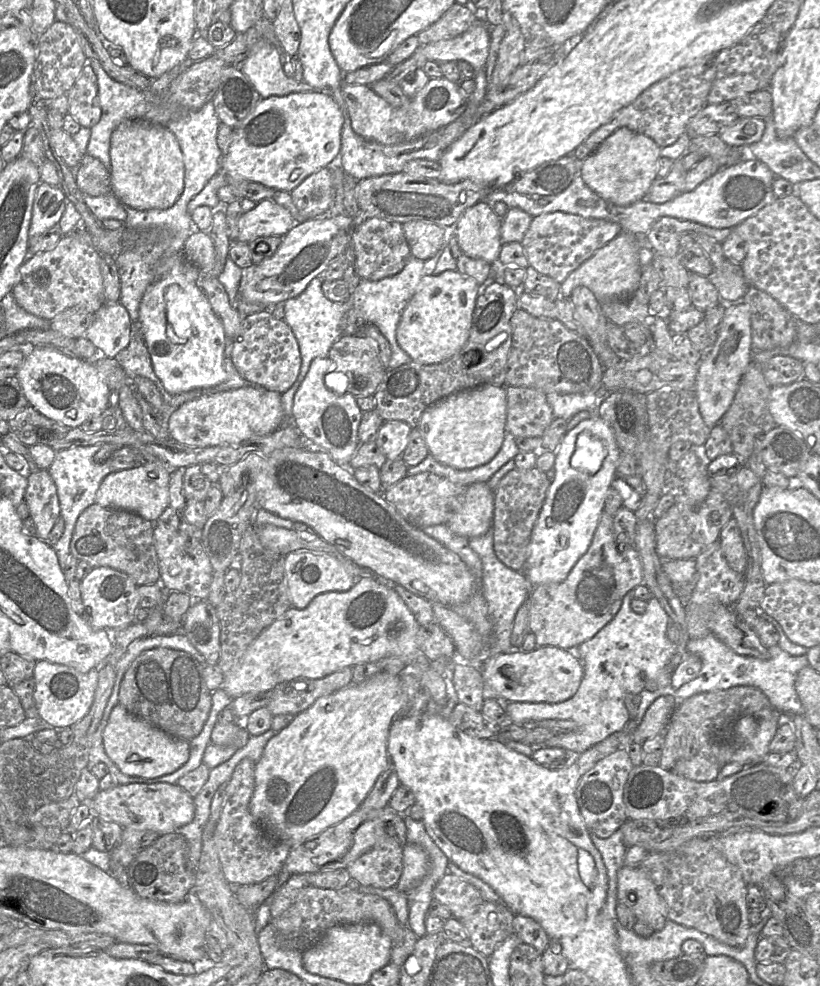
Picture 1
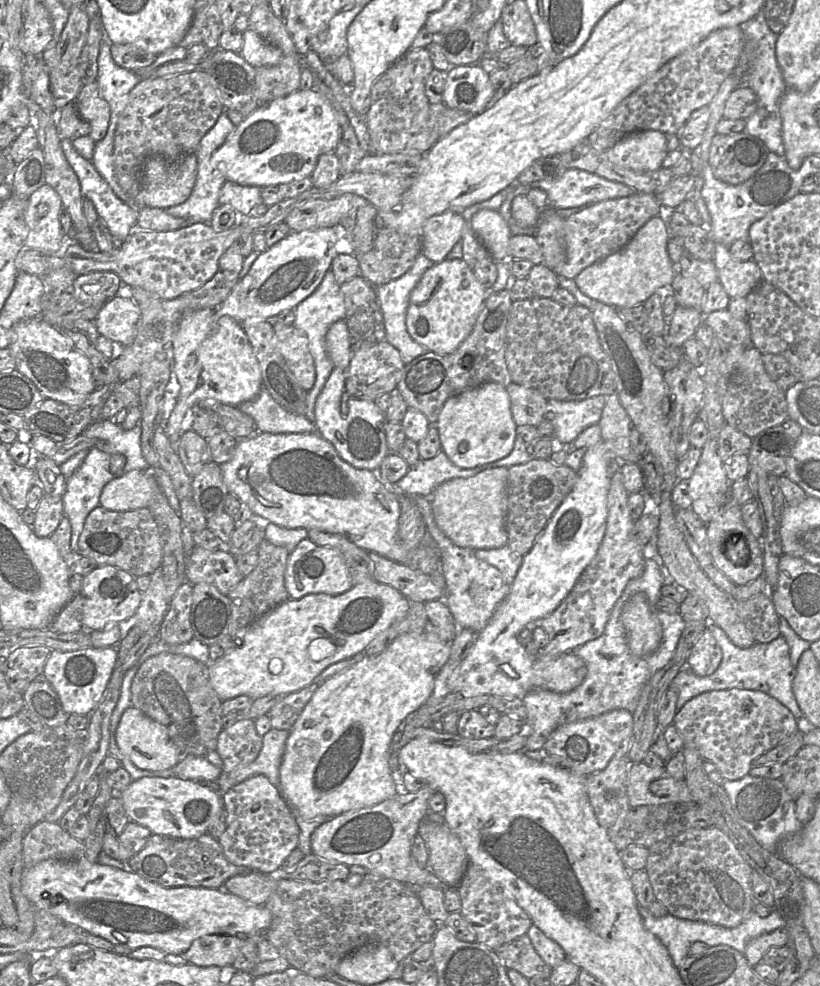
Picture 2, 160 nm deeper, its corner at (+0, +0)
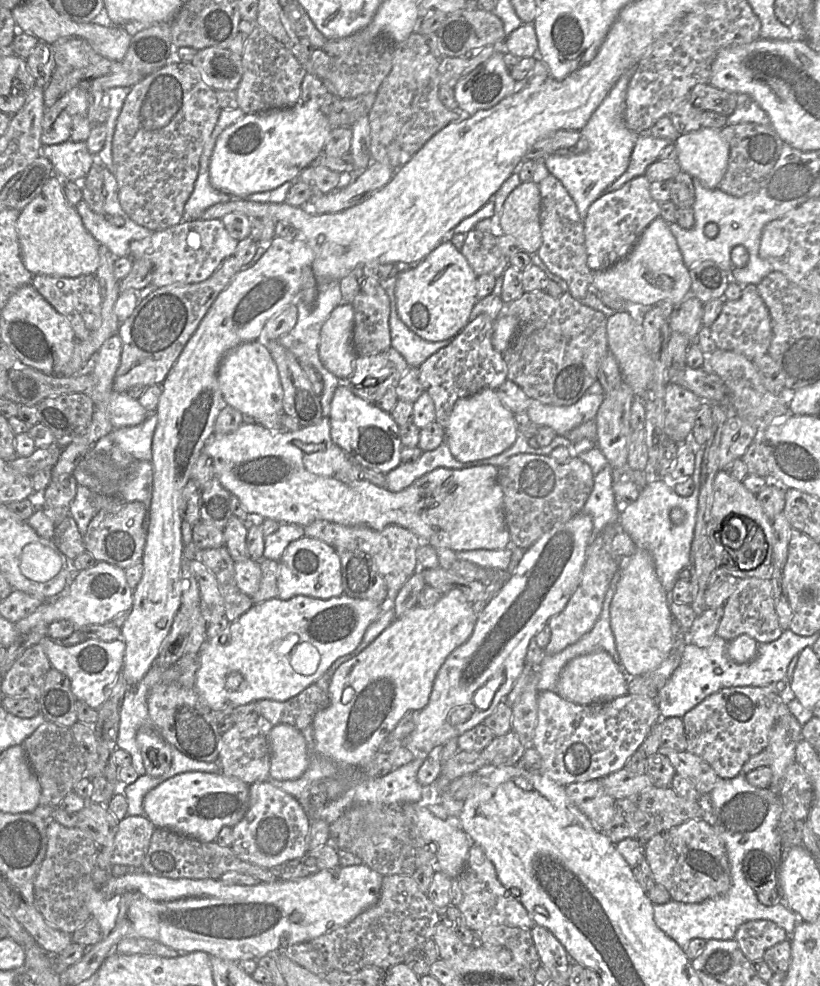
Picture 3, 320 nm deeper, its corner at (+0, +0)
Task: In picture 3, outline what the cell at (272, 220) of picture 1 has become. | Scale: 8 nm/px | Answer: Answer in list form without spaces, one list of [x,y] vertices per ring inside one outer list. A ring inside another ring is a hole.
[[[372,161],[366,170],[347,186],[326,194],[316,194],[309,202],[314,206],[316,215],[343,211],[362,203],[382,189],[395,171],[387,165]]]

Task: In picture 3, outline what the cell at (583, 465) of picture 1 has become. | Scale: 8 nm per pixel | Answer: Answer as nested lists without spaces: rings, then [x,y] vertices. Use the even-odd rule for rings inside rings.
[[[583,512],[555,526],[526,549],[515,572],[507,576],[500,591],[491,599],[477,618],[469,639],[457,647],[440,667],[432,687],[428,704],[414,714],[415,729],[404,740],[404,747],[415,755],[428,755],[435,747],[459,737],[483,723],[498,704],[505,701],[524,669],[530,640],[539,633],[550,618],[560,613],[576,590],[586,560],[586,550],[593,539],[592,518]]]

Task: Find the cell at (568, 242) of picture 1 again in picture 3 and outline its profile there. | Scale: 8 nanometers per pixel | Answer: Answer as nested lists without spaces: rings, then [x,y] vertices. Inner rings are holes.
[[[645,175],[638,176],[618,190],[602,194],[588,208],[583,227],[587,265],[593,272],[608,269],[624,259],[645,228],[660,216],[660,204],[650,194],[650,183]]]

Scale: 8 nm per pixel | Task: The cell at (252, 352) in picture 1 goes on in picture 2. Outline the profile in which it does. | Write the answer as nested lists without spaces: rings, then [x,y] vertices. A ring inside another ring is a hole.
[[[273,322],[273,329],[287,367],[303,389],[311,390],[315,383],[315,364],[306,335],[294,325],[278,322]]]

